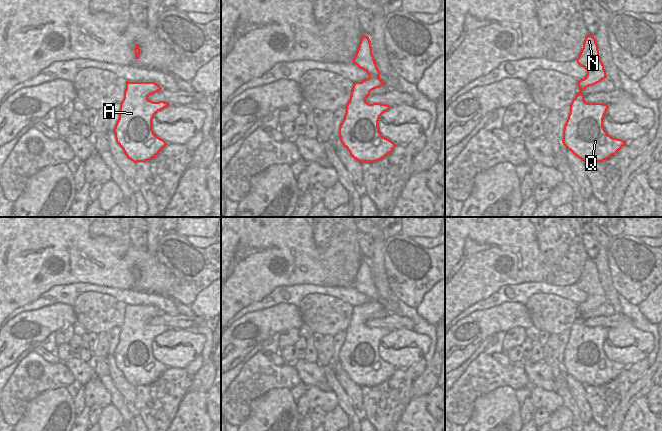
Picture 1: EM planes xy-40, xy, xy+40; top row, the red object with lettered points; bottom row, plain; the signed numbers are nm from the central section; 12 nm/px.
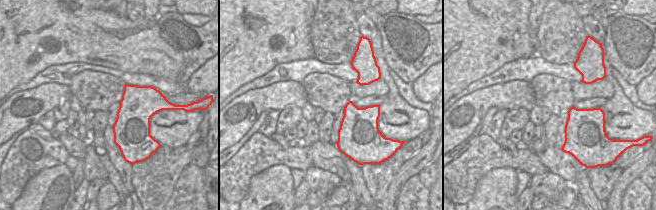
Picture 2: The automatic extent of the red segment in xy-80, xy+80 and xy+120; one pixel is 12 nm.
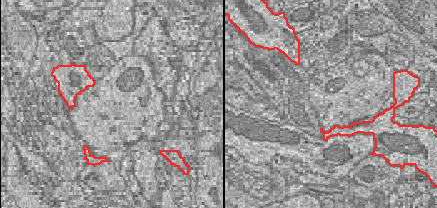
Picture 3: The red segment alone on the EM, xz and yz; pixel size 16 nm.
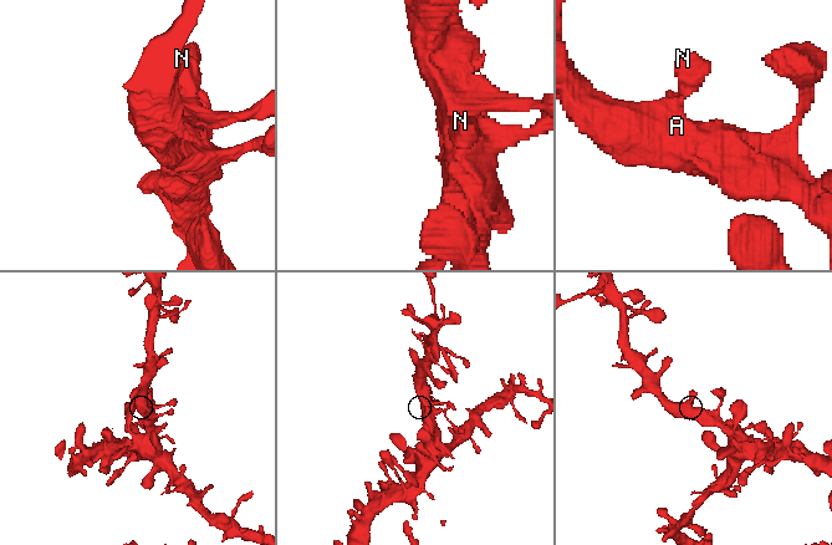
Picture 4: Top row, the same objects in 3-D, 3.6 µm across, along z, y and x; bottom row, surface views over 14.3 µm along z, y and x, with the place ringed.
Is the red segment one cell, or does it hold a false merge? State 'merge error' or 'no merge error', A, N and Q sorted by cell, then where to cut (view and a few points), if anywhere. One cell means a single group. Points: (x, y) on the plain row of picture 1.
no merge error; A N Q; no cut

